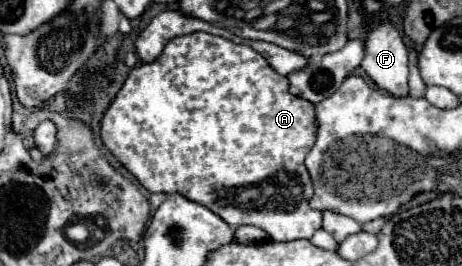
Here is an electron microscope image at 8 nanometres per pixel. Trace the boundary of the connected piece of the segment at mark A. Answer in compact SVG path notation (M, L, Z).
M195 32L195 34L173 38L163 48L161 56L155 62L141 64L141 66L133 68L131 74L127 76L123 88L119 90L119 94L115 96L115 100L111 102L111 106L107 108L107 112L105 112L103 120L101 120L101 140L103 140L103 144L115 154L115 158L149 192L165 192L165 194L179 192L185 198L189 198L193 202L199 202L199 204L207 206L209 210L213 210L229 226L233 226L233 228L239 228L243 224L257 226L257 228L265 230L271 236L271 240L275 240L275 242L311 238L315 234L315 228L317 228L313 218L321 218L321 212L309 208L309 198L313 196L313 186L311 186L309 172L307 172L307 168L303 164L307 152L315 144L315 132L317 132L317 120L315 120L315 108L313 108L313 104L307 102L307 100L301 100L301 98L297 98L293 94L289 94L289 82L287 82L287 78L281 76L281 74L277 74L267 64L267 60L261 54L257 54L249 46L241 46L241 44L235 44L235 42L227 40L227 38L211 36L211 34L205 34L205 32Z

